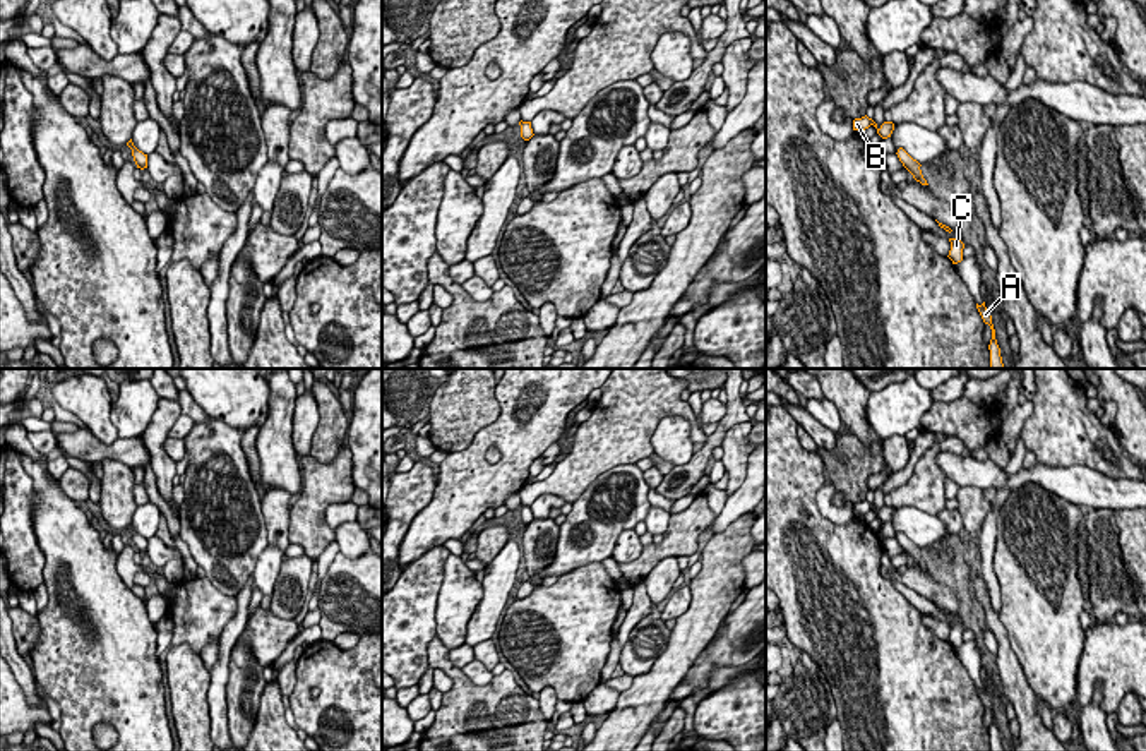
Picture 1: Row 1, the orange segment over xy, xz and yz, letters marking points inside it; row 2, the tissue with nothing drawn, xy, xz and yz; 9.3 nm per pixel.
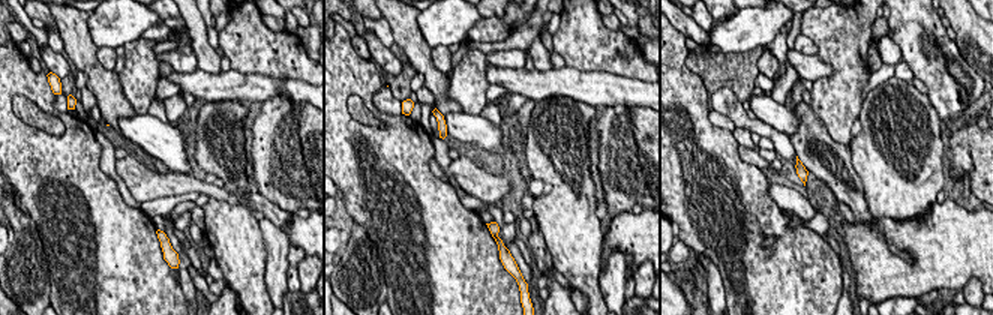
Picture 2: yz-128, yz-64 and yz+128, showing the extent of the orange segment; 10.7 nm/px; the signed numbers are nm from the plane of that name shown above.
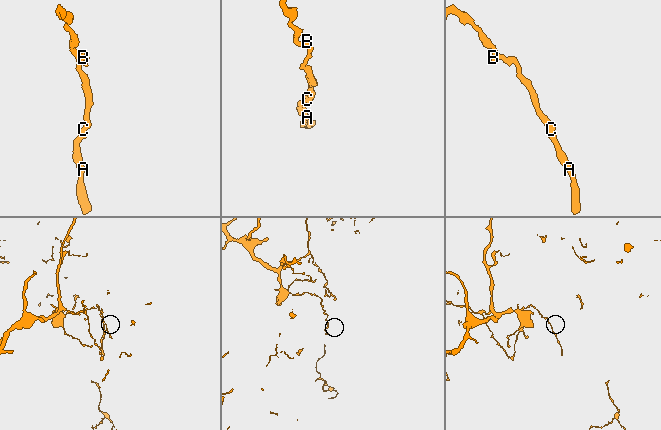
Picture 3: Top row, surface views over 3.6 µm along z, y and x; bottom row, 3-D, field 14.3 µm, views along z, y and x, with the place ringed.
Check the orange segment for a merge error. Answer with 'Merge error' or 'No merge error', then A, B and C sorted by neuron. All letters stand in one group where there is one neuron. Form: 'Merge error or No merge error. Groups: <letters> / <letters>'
Merge error. Groups: A C / B

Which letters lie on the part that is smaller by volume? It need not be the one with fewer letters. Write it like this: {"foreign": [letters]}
{"foreign": ["A", "C"]}

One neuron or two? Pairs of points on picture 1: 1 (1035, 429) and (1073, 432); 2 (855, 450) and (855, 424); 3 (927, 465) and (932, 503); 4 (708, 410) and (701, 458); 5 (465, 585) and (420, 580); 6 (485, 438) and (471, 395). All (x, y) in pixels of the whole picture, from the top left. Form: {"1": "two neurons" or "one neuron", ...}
{"1": "one neuron", "2": "two neurons", "3": "one neuron", "4": "two neurons", "5": "two neurons", "6": "two neurons"}

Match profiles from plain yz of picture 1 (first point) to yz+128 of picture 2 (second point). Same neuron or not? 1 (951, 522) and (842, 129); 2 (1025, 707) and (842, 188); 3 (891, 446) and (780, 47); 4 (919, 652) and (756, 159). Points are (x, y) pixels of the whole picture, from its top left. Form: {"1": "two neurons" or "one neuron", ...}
{"1": "two neurons", "2": "one neuron", "3": "two neurons", "4": "two neurons"}

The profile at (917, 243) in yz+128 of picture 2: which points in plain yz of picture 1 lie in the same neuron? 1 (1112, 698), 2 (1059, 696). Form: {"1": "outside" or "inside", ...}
{"1": "inside", "2": "outside"}

